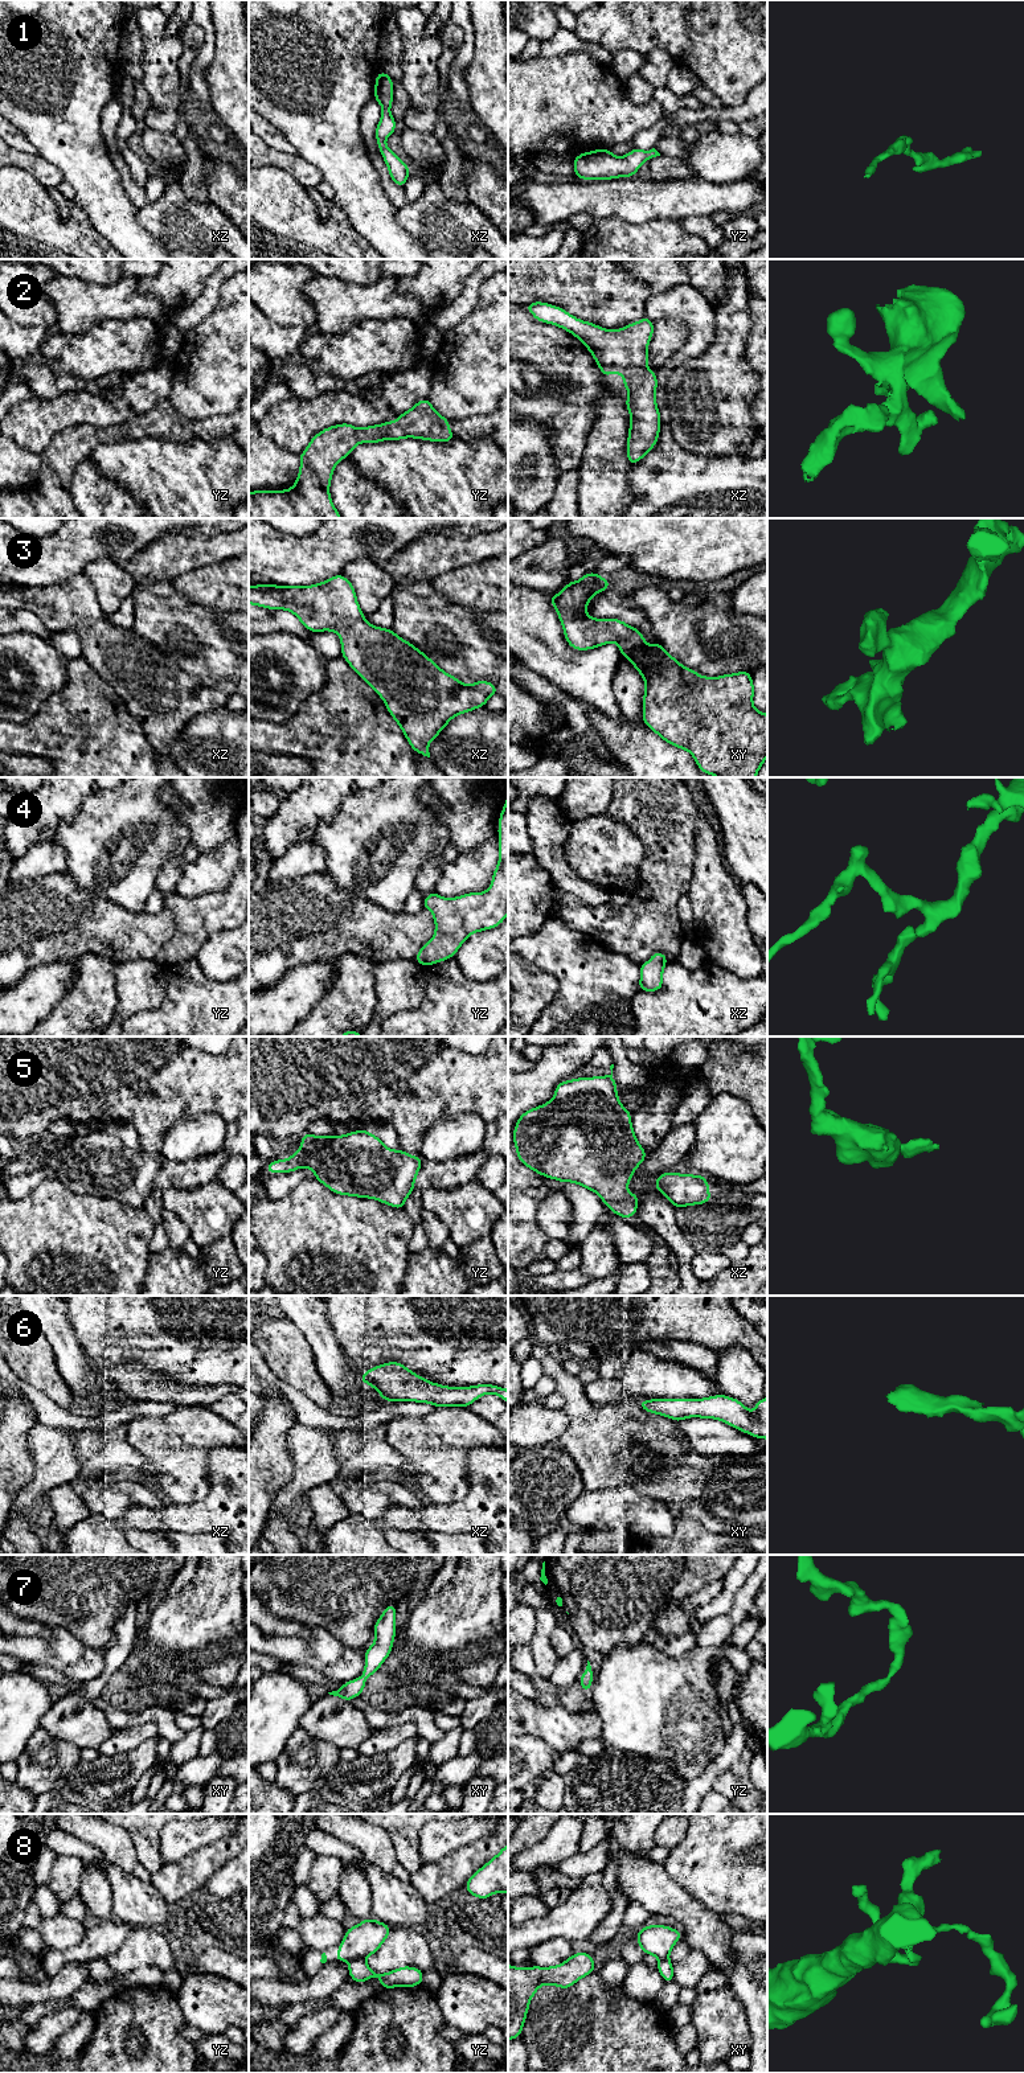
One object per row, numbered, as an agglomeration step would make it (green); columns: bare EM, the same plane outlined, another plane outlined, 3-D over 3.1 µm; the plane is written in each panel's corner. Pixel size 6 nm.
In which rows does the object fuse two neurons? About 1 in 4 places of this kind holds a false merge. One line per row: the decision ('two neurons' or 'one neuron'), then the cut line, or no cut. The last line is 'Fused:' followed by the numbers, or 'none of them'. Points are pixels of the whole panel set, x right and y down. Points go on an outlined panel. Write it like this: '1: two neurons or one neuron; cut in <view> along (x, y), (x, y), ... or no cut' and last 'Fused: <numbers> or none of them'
1: one neuron; no cut
2: one neuron; no cut
3: one neuron; no cut
4: one neuron; no cut
5: one neuron; no cut
6: one neuron; no cut
7: one neuron; no cut
8: two neurons; cut in yz along (363, 1957), (352, 1959)
Fused: 8

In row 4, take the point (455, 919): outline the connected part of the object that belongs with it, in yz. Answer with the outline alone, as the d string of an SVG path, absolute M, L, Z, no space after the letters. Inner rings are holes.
M508 793L497 833L500 859L486 892L446 899L434 891L425 898L423 908L433 912L435 933L417 953L418 964L426 966L451 958L470 935L504 921L508 914Z

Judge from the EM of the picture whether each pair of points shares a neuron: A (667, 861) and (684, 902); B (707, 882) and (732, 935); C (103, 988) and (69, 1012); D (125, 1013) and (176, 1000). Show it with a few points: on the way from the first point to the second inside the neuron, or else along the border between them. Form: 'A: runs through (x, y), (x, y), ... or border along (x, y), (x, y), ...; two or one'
A: border along (685, 894), (678, 902), (678, 918), (683, 928); two
B: runs through (715, 895), (720, 915), (725, 922); one
C: runs through (95, 996), (77, 1012); one
D: border along (167, 973), (164, 1001), (132, 1016); two

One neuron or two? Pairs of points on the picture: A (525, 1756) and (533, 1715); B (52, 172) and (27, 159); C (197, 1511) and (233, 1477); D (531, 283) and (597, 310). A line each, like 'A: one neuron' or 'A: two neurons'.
A: two neurons
B: one neuron
C: one neuron
D: one neuron

